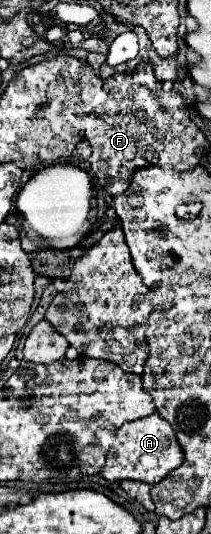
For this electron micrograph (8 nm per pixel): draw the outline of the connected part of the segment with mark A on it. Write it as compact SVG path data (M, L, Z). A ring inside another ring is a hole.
M150 414L146 418L126 422L118 432L116 440L108 452L106 466L102 468L102 478L110 482L122 482L122 480L140 480L146 484L160 482L170 470L178 468L184 462L184 452L170 428L170 424L160 418L160 414Z

